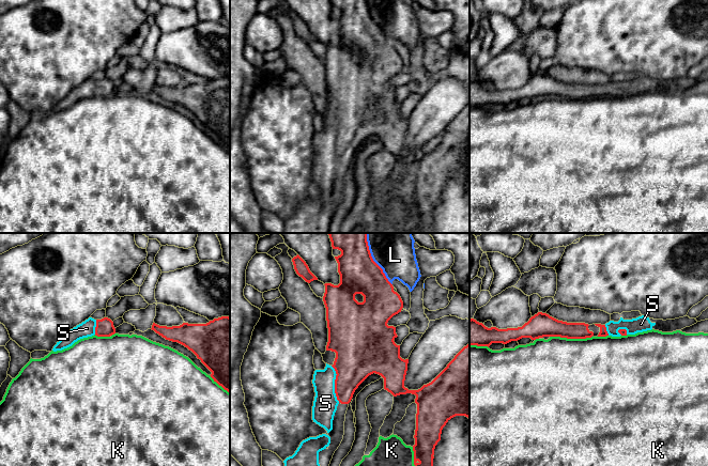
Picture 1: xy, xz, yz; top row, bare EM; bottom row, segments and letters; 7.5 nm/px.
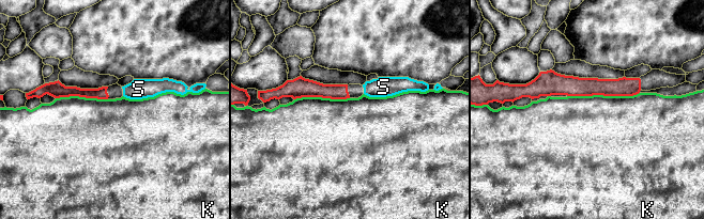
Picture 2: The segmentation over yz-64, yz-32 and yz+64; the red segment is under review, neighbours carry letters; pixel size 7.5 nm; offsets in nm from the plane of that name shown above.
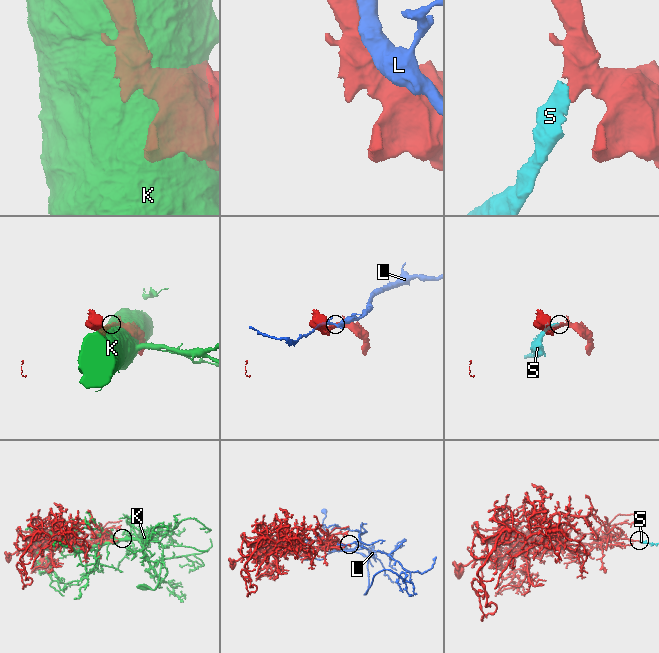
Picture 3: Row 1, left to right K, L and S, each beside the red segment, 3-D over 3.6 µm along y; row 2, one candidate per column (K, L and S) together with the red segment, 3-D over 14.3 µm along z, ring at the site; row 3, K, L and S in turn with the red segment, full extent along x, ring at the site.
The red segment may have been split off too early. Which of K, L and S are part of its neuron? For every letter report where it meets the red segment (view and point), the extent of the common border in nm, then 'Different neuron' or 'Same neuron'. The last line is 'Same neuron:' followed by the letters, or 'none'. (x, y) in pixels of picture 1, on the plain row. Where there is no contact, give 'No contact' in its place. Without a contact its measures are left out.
K: Touches red at yz (571, 98). Shared border 320 nm. Different neuron
L: Touches red at xz (374, 22). Shared border 400 nm. Different neuron
S: Touches red at xz (335, 144). Shared border 280 nm. Same neuron
Same neuron: S

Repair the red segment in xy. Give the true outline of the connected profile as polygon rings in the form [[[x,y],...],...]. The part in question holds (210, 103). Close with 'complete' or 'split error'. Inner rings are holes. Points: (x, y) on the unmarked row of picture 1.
[[[221,77],[206,84],[183,83],[180,87],[159,87],[155,83],[152,91],[166,100],[178,103],[191,111],[212,133],[211,138],[230,154],[230,78]]] | complete

